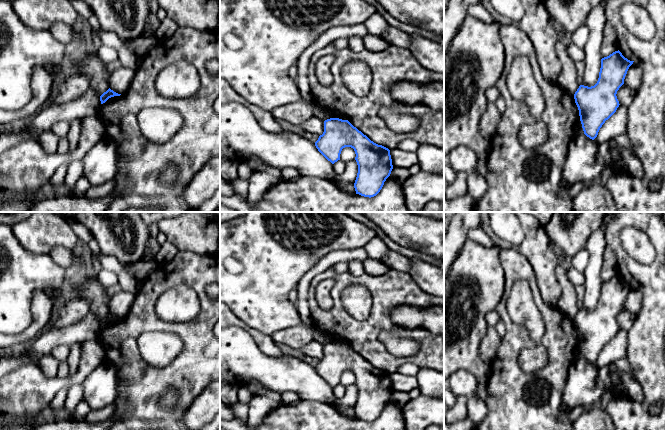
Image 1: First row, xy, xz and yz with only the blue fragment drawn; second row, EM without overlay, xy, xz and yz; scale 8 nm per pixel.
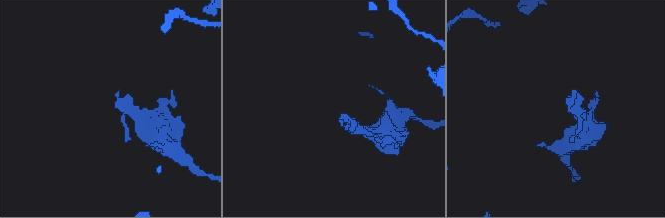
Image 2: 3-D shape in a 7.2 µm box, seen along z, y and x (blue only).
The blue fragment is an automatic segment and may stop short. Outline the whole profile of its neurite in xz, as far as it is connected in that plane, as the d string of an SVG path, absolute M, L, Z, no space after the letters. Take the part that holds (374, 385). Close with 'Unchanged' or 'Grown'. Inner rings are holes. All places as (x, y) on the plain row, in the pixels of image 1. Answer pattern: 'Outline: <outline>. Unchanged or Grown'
Outline: M325 344L324 356L315 370L332 388L340 384L343 372L354 373L358 389L354 412L356 418L364 421L376 420L393 393L390 374L371 365L348 344Z. Unchanged

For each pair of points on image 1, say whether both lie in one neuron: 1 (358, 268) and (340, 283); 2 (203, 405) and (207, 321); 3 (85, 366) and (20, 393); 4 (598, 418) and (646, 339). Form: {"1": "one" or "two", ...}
{"1": "two", "2": "two", "3": "one", "4": "two"}

